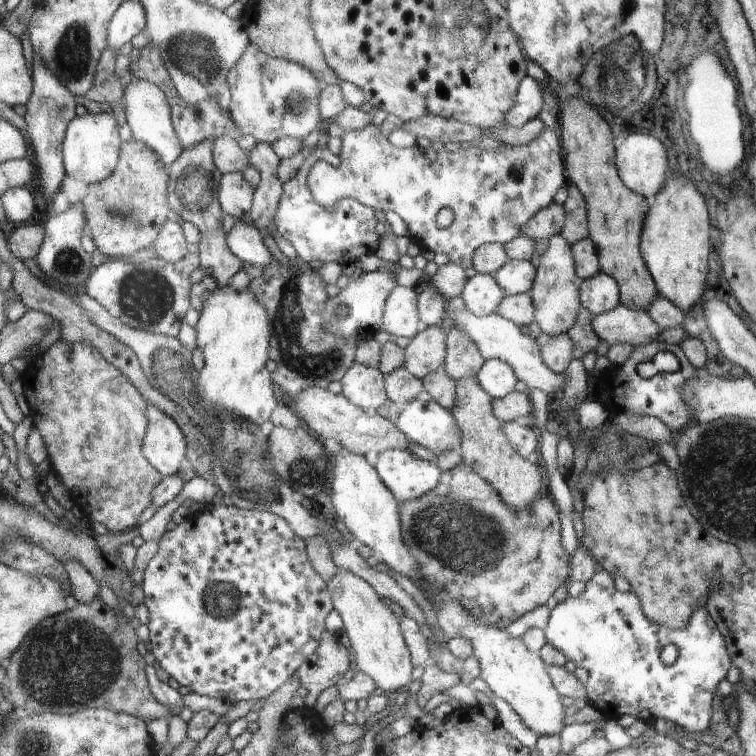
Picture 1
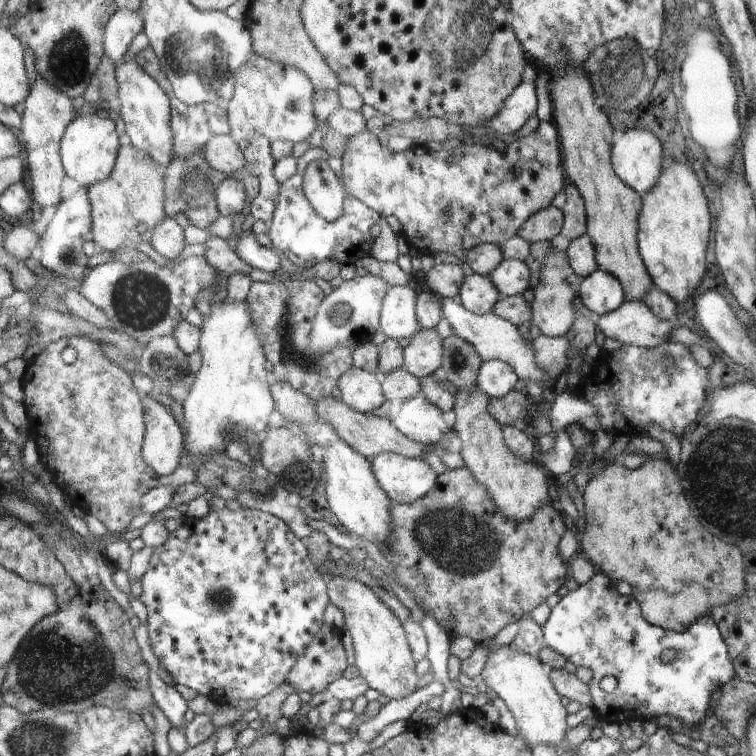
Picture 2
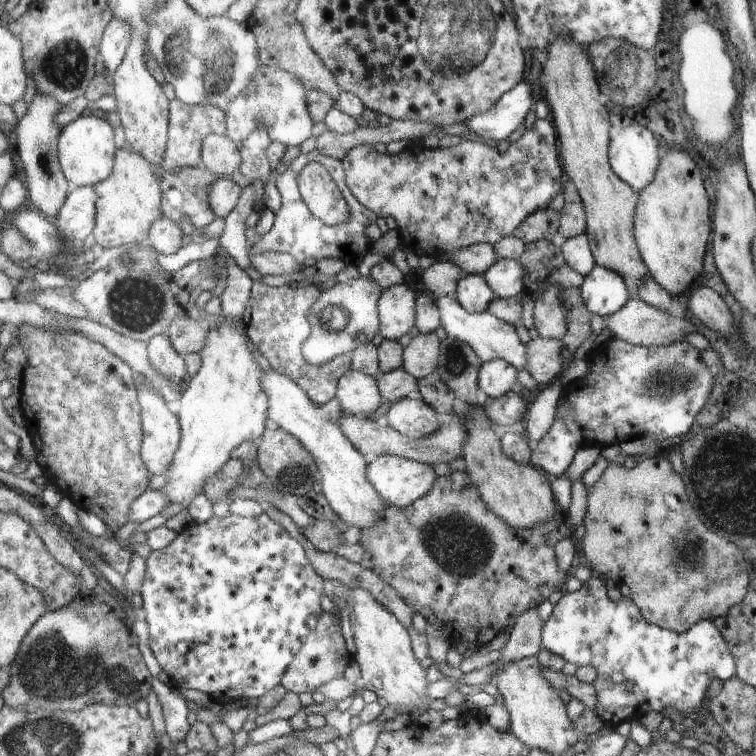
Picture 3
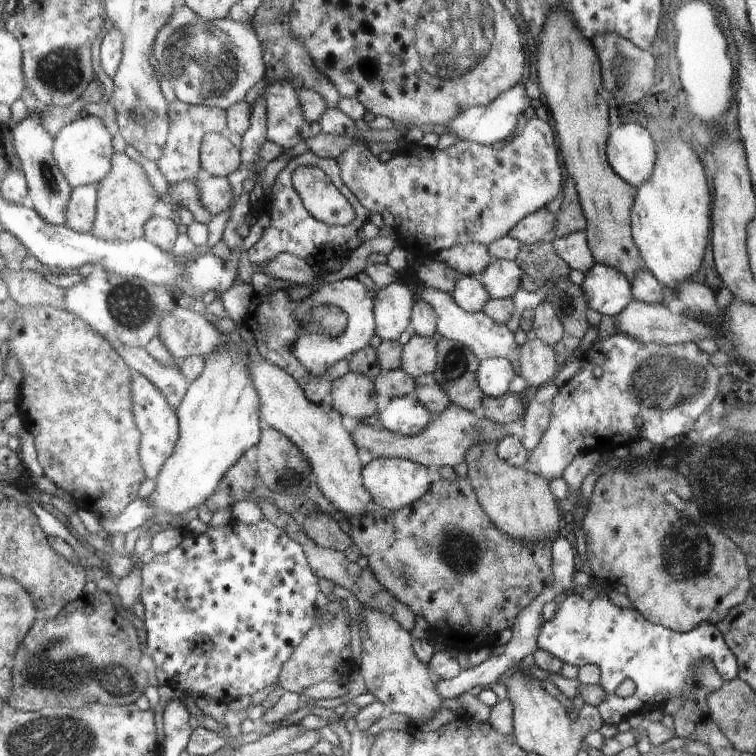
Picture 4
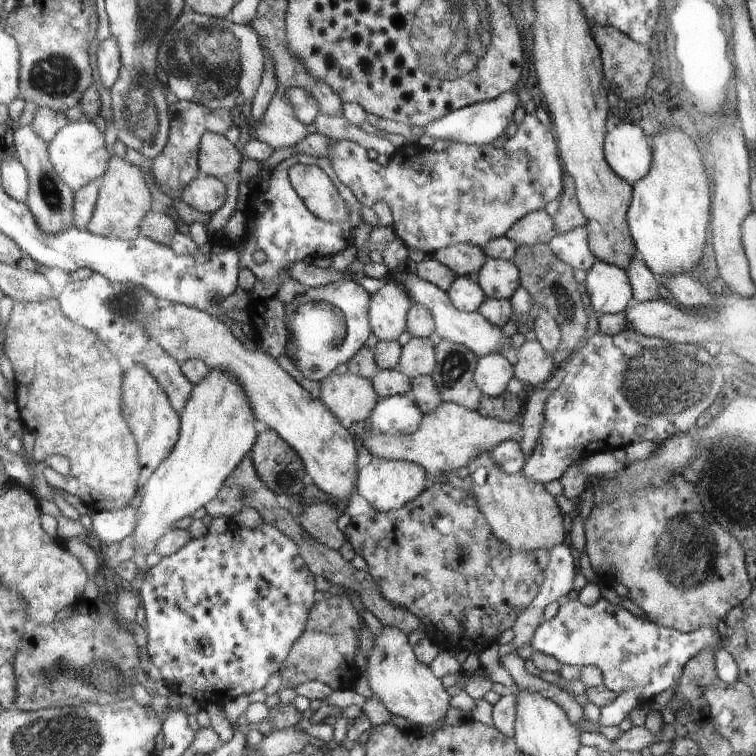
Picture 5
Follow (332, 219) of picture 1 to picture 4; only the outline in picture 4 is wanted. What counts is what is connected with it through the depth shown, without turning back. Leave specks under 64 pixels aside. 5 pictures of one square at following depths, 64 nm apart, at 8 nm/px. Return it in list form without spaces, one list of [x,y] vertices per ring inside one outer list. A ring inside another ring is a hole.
[[[309,151],[302,156],[295,156],[282,168],[282,171],[276,176],[276,182],[271,187],[271,199],[265,198],[264,209],[270,217],[270,226],[264,230],[262,238],[247,251],[247,258],[255,272],[262,272],[264,264],[272,261],[279,255],[287,253],[291,256],[312,262],[328,262],[330,259],[341,259],[350,256],[350,253],[358,246],[358,228],[366,222],[366,208],[360,205],[358,198],[350,189],[340,180],[339,167],[334,159],[324,159]],[[301,165],[323,168],[327,176],[336,182],[339,192],[345,197],[345,200],[355,211],[355,218],[348,225],[328,225],[323,221],[318,221],[310,210],[303,205],[294,186],[292,176]]]

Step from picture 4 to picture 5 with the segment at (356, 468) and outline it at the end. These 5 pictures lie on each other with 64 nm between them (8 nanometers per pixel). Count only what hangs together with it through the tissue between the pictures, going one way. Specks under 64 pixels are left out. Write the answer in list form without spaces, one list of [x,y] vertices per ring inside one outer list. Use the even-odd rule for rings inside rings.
[[[177,303],[167,304],[166,308],[158,308],[147,314],[146,326],[150,333],[150,339],[158,343],[168,355],[178,360],[179,364],[191,359],[202,360],[208,369],[227,373],[235,377],[236,381],[247,390],[250,397],[251,408],[255,410],[256,417],[266,424],[268,429],[279,434],[288,445],[302,458],[309,484],[320,488],[321,492],[328,494],[332,501],[342,505],[346,498],[354,492],[352,472],[356,472],[356,450],[350,434],[346,432],[346,426],[338,422],[338,418],[324,406],[323,402],[311,396],[298,381],[278,365],[267,353],[260,350],[248,350],[238,338],[232,334],[230,326],[221,318],[210,316],[208,312],[186,307]]]

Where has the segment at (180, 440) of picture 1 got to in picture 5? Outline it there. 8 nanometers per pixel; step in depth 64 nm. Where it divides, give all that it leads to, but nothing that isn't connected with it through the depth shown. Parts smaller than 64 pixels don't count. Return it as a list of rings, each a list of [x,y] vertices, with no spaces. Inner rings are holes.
[[[132,364],[128,370],[128,380],[124,380],[124,408],[128,408],[128,420],[132,420],[132,434],[135,440],[140,440],[140,464],[144,464],[144,476],[140,476],[142,487],[177,443],[181,416],[160,384],[140,364]]]

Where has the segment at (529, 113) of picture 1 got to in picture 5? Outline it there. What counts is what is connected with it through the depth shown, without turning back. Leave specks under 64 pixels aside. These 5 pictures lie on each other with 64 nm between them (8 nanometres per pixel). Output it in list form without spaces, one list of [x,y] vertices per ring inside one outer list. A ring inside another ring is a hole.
[[[506,92],[497,100],[485,101],[448,112],[444,117],[437,119],[425,127],[425,134],[434,140],[446,140],[450,143],[470,145],[486,145],[494,143],[500,134],[504,134],[506,124],[518,104],[518,96],[513,92]]]

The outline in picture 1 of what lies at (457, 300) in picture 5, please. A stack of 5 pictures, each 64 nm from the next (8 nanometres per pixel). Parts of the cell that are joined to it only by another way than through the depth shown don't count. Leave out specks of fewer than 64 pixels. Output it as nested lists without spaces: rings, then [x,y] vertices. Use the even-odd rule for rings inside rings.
[[[477,273],[468,279],[461,293],[466,310],[484,317],[496,313],[506,294],[494,276]]]

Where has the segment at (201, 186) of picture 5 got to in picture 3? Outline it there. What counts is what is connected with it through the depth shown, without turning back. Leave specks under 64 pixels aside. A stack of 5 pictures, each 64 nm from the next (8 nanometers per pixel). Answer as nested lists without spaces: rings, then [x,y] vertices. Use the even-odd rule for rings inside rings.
[[[218,178],[209,187],[209,208],[214,217],[226,219],[236,208],[242,188],[231,179]]]

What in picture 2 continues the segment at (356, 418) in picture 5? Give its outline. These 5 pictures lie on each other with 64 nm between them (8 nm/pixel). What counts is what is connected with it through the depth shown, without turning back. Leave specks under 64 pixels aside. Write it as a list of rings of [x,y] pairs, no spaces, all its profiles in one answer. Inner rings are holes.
[[[352,366],[337,384],[340,401],[358,413],[373,413],[384,402],[381,375]]]

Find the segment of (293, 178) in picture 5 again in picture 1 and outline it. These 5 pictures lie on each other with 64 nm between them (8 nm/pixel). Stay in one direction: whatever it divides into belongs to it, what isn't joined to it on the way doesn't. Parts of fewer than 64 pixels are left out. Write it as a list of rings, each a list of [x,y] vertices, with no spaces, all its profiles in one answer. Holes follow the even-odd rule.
[[[370,124],[363,130],[344,134],[342,136],[343,146],[341,154],[339,155],[341,164],[338,167],[332,167],[324,160],[318,160],[314,166],[312,166],[307,176],[312,198],[314,198],[316,204],[322,205],[324,209],[334,209],[334,206],[337,206],[340,200],[350,198],[359,201],[362,205],[367,205],[369,208],[374,208],[376,211],[382,212],[382,215],[389,211],[394,212],[404,224],[406,224],[410,234],[410,241],[418,243],[422,251],[444,253],[448,255],[450,257],[450,262],[459,265],[462,269],[471,266],[472,258],[476,250],[483,247],[485,243],[499,243],[500,245],[504,245],[511,243],[513,239],[521,235],[528,222],[540,211],[543,211],[544,208],[552,204],[556,192],[558,192],[558,190],[562,188],[562,184],[564,184],[564,166],[562,166],[562,156],[560,156],[560,140],[558,140],[558,134],[551,128],[545,127],[535,140],[532,140],[532,142],[526,145],[509,145],[502,143],[499,148],[490,151],[479,147],[462,145],[462,148],[457,152],[448,152],[446,149],[441,149],[436,152],[432,147],[421,148],[419,145],[413,148],[396,148],[382,135],[380,129],[380,127]],[[445,207],[451,208],[454,211],[454,222],[452,222],[452,225],[448,226],[448,228],[438,228],[436,218],[438,212]]]

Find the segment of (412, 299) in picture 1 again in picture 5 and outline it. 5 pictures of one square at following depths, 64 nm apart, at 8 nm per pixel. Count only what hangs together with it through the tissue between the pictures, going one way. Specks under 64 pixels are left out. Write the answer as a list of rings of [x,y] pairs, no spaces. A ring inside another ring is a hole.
[[[389,279],[385,286],[370,296],[371,332],[378,341],[396,341],[406,330],[406,314],[410,312],[408,292]]]

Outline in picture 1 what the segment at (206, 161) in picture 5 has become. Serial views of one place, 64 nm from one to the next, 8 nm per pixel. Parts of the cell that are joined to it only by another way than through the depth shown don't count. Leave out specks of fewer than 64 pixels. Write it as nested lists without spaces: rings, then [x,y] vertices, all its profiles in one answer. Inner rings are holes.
[[[222,134],[213,140],[213,164],[222,174],[242,173],[249,166],[246,154],[240,152],[240,146],[230,134]]]

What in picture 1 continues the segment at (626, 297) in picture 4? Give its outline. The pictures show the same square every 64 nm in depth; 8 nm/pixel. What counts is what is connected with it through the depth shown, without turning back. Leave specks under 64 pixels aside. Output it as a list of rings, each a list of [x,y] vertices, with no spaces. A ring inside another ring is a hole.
[[[602,270],[596,276],[579,283],[579,300],[582,302],[582,308],[594,316],[611,312],[622,302],[618,282],[614,277],[603,274]]]

